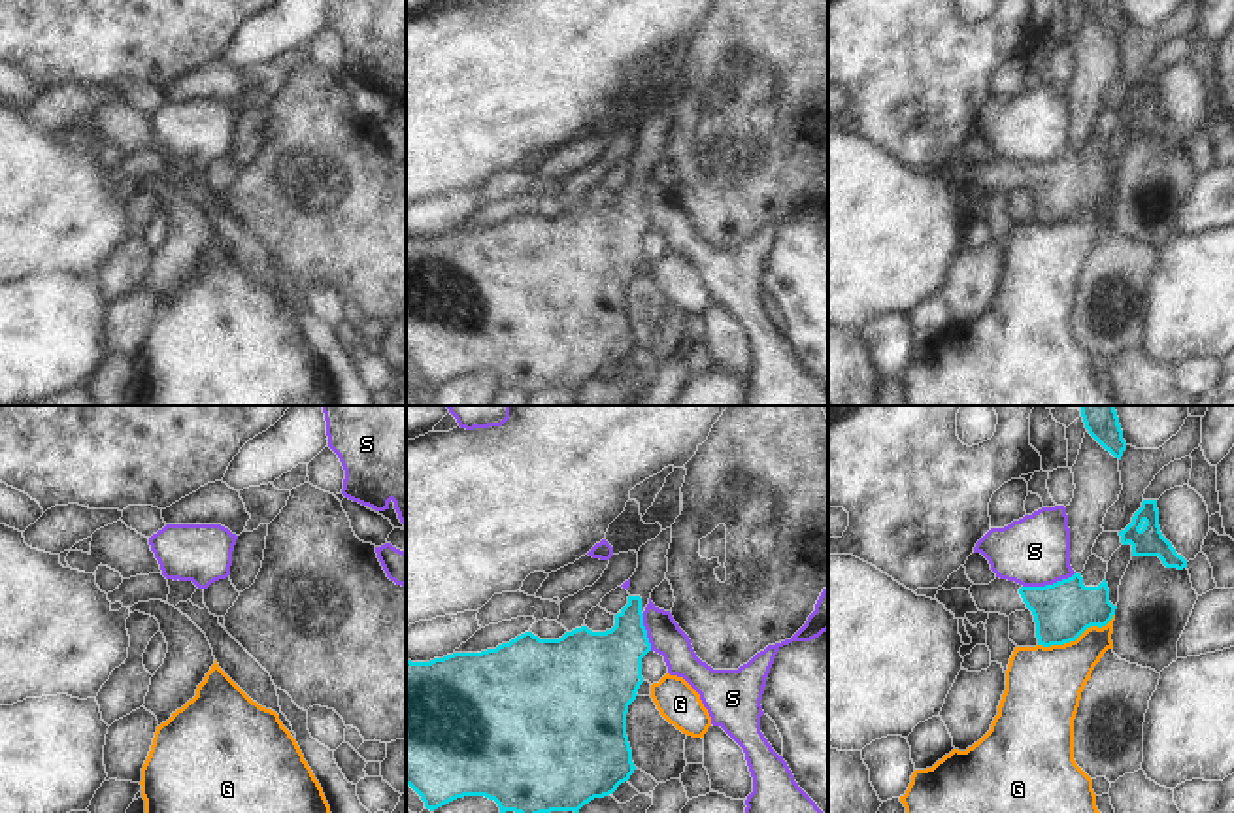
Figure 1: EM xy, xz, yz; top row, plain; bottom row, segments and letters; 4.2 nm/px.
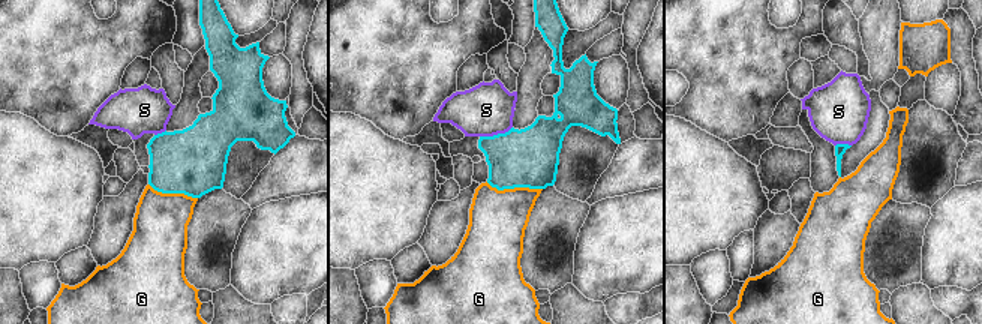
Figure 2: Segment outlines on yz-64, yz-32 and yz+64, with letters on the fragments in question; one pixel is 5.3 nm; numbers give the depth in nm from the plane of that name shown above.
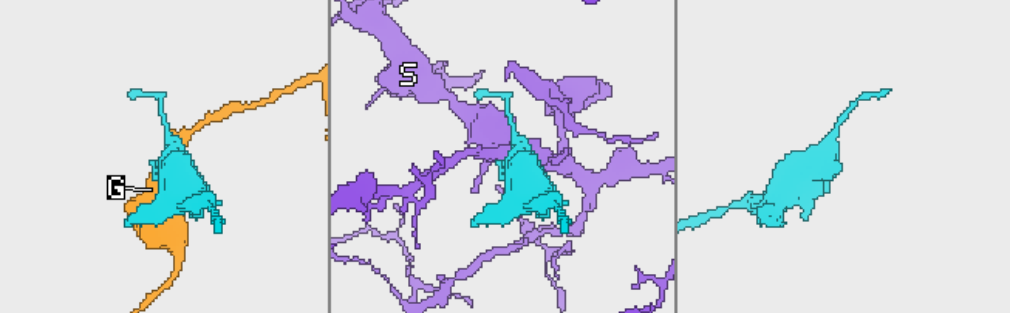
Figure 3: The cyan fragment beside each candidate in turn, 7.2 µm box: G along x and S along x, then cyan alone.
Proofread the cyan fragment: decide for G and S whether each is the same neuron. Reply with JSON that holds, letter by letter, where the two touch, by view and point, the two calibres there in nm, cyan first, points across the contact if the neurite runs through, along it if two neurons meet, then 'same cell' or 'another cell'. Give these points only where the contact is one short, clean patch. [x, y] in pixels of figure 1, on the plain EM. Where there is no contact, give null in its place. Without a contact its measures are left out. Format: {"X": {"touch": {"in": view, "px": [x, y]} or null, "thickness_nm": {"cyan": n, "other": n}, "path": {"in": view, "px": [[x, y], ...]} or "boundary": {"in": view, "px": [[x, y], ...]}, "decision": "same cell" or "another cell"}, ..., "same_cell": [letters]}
{"G": {"touch": {"in": "yz", "px": [1076, 215]}, "thickness_nm": {"cyan": 240, "other": 320}, "decision": "another cell"}, "S": {"touch": {"in": "yz", "px": [1048, 163]}, "thickness_nm": {"cyan": 240, "other": 300}, "boundary": {"in": "yz", "px": [[1074, 149], [1051, 161], [1023, 165]]}, "decision": "another cell"}, "same_cell": []}

